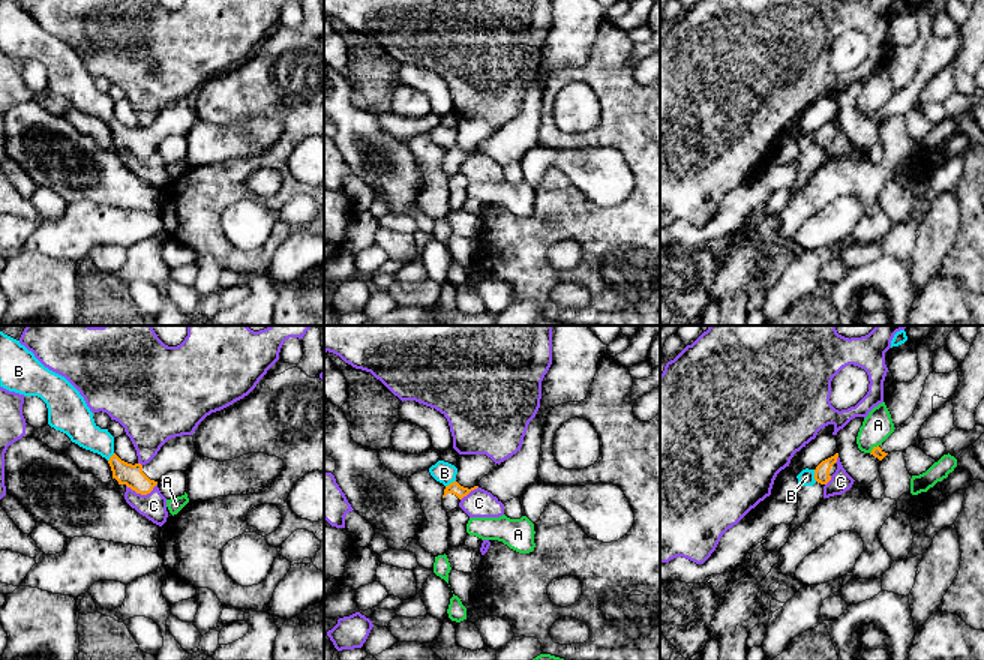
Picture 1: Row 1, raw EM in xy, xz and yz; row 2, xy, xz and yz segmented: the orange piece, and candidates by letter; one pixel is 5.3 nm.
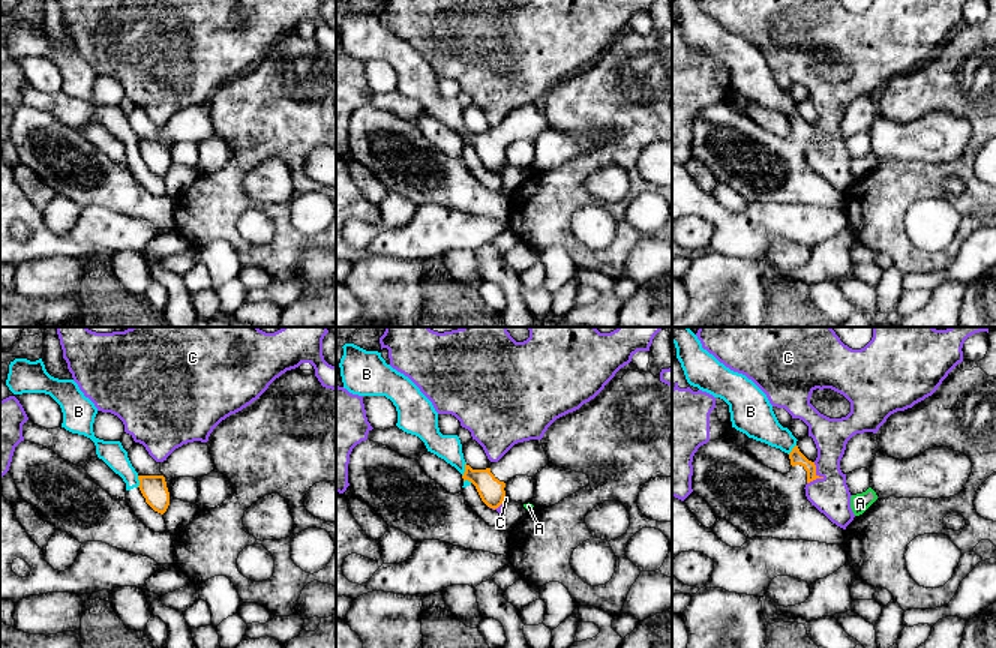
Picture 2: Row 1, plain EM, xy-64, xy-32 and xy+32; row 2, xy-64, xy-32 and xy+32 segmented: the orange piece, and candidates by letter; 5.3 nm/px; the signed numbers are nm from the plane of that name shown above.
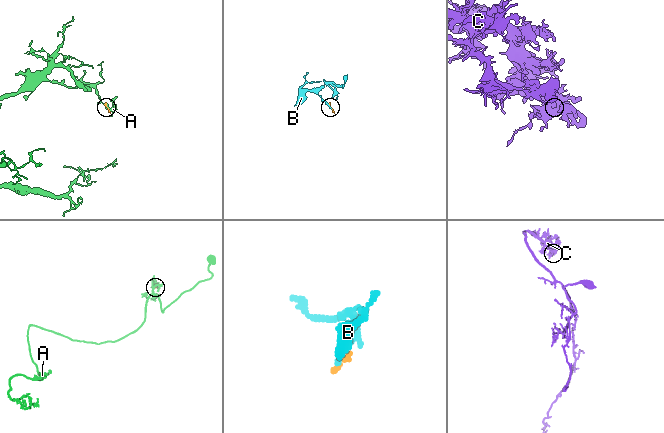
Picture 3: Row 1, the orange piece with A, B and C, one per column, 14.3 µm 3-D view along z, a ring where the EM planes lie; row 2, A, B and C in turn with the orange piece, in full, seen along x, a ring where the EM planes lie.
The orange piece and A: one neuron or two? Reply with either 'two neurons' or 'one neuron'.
two neurons

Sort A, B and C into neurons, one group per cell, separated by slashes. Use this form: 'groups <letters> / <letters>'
groups A / B / C

